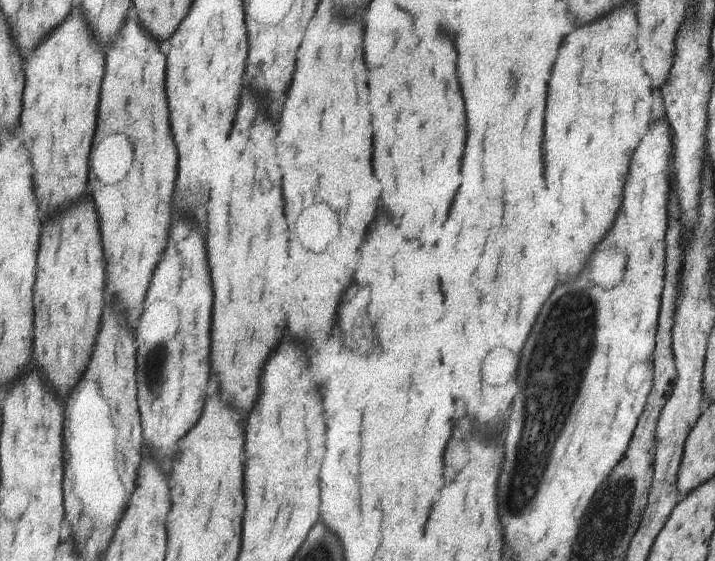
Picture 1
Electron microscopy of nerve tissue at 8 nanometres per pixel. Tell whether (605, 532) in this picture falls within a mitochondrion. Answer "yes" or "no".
yes

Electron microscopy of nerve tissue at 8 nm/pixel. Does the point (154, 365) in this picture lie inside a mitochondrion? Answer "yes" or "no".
yes

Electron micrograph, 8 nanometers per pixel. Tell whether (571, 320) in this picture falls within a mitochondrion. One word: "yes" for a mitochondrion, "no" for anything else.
yes

